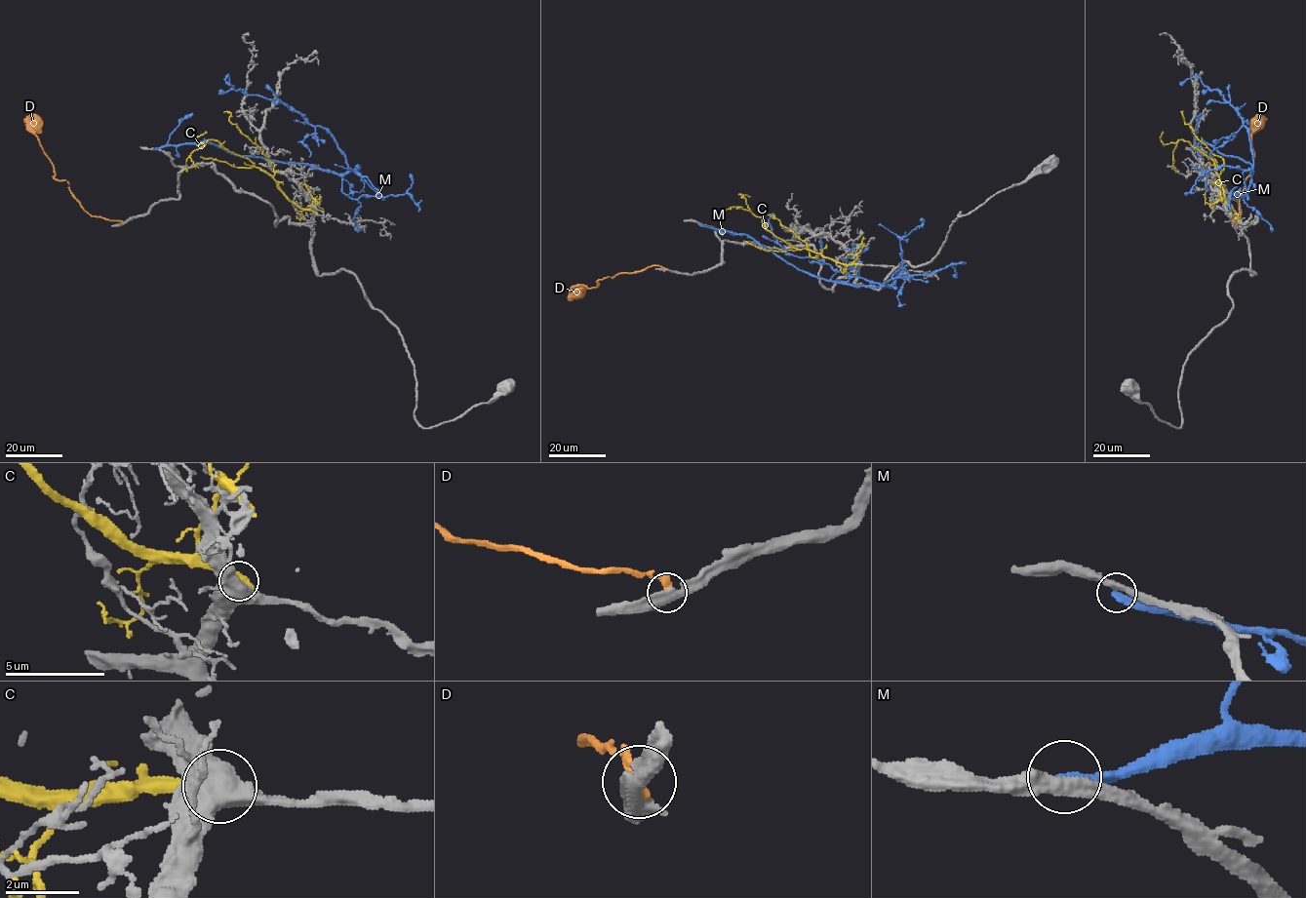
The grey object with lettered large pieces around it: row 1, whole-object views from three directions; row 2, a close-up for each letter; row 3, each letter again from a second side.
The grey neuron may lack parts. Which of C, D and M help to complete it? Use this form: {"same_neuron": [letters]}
{"same_neuron": []}

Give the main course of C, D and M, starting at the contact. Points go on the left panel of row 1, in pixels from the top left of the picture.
C: (315, 213), (298, 208), (271, 176), (215, 139), (209, 139), (191, 153), (181, 173)
D: (121, 223), (91, 215), (69, 189), (69, 183), (55, 177), (52, 163), (26, 116)
M: (155, 148), (212, 142), (347, 171), (324, 129), (236, 91), (227, 77), (230, 84)

